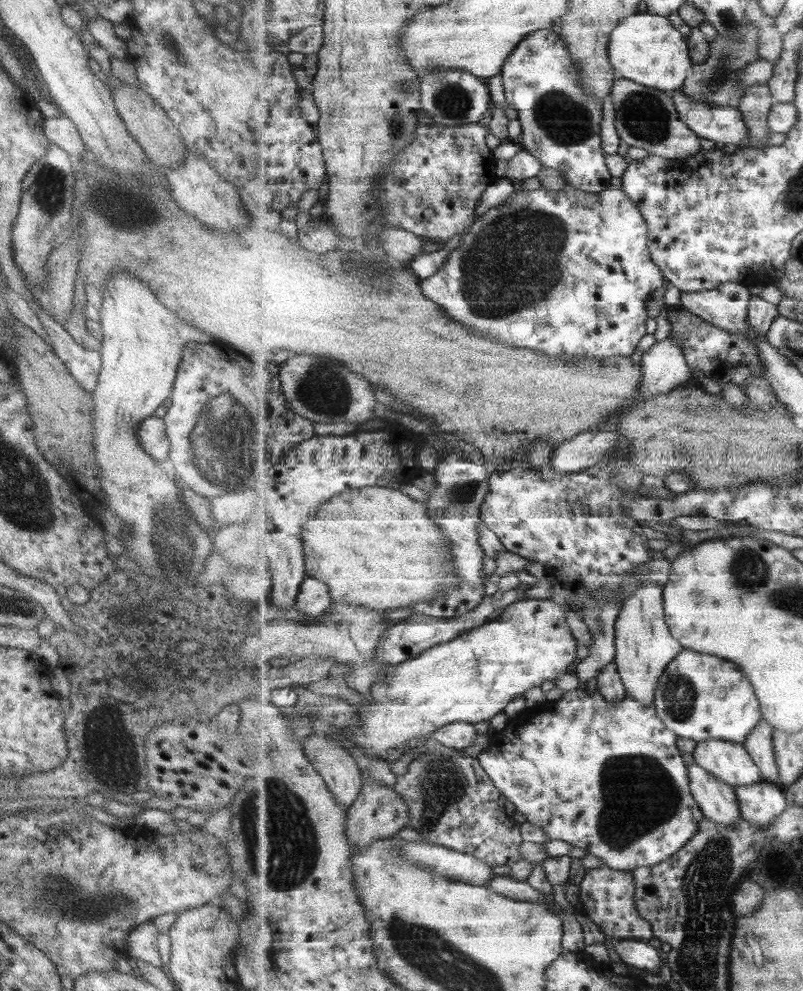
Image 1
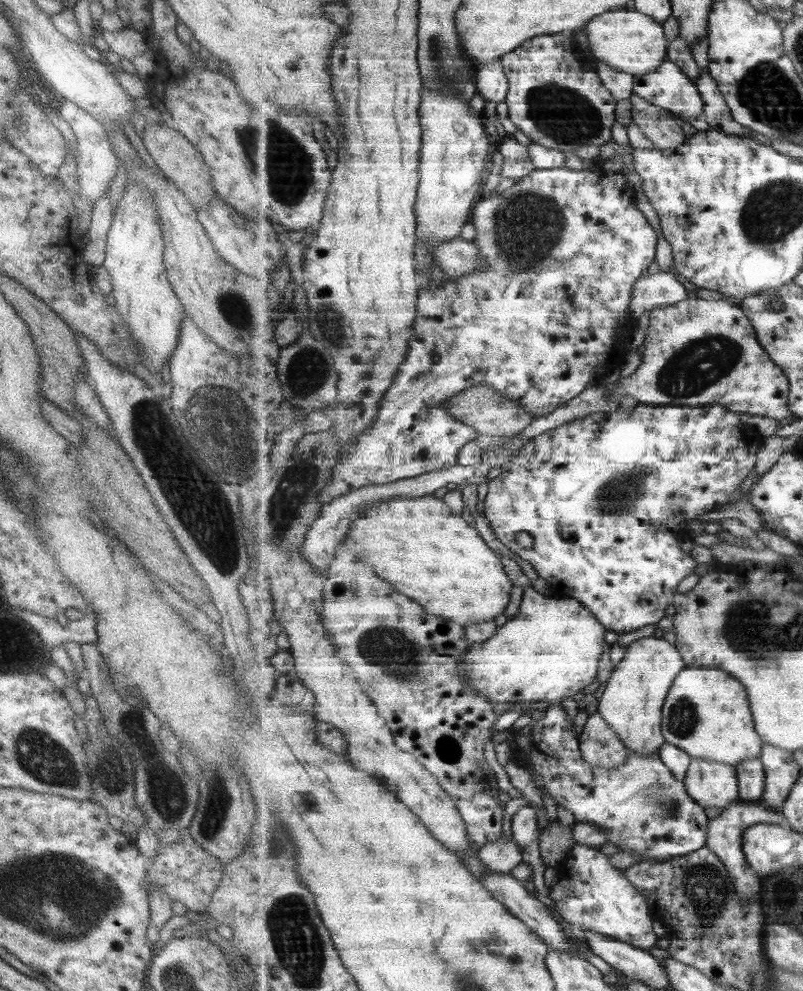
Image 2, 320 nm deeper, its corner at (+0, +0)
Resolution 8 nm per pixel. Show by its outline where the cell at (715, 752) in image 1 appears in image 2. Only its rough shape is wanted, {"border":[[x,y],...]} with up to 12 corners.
{"border":[[693,758],[684,783],[703,808],[740,798],[731,764]]}

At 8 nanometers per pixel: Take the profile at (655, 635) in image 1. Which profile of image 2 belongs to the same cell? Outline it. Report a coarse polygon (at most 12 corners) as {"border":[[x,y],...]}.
{"border":[[661,634],[633,641],[597,711],[629,753],[667,741],[664,706],[687,664]]}

